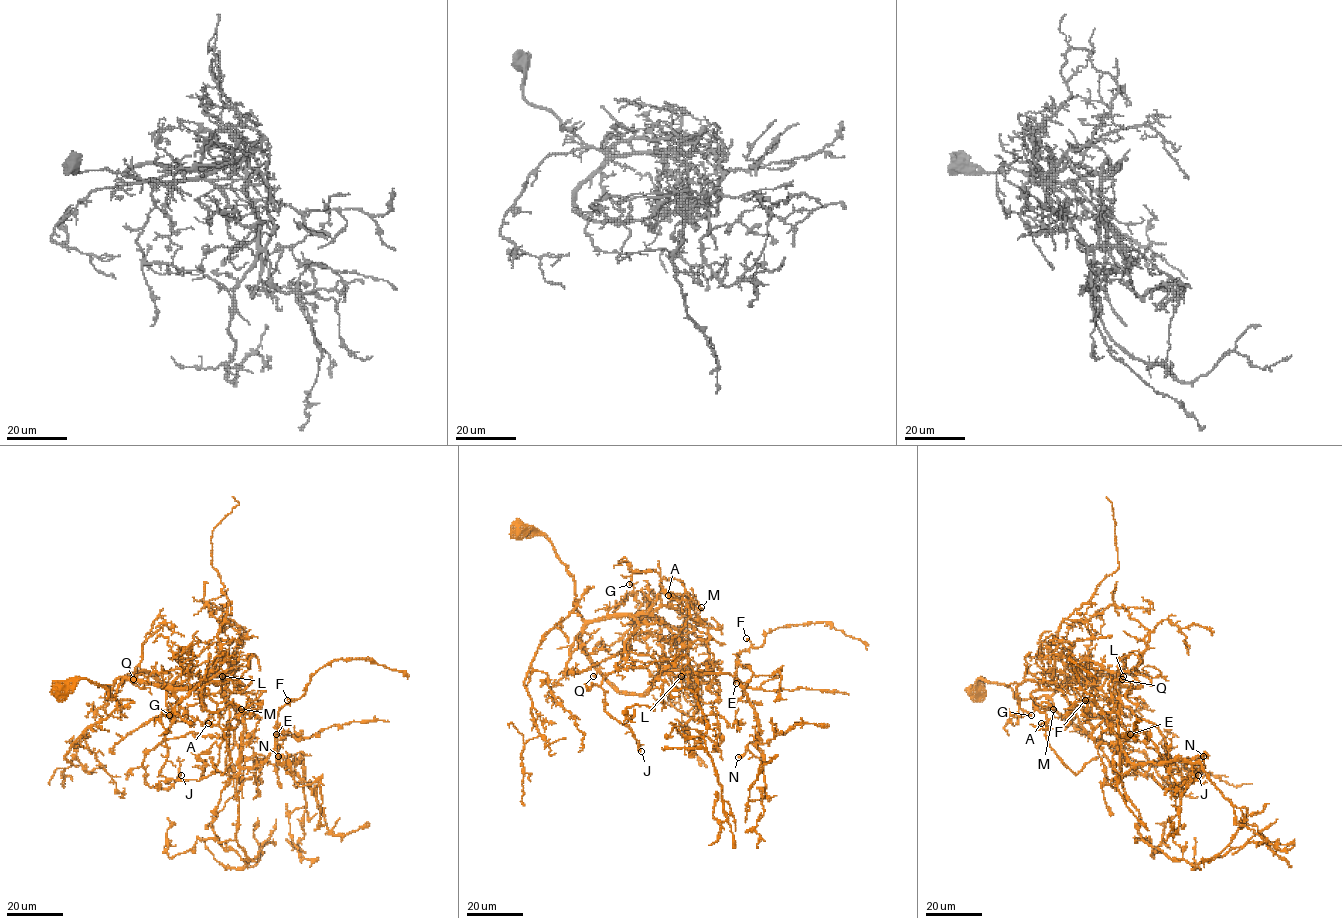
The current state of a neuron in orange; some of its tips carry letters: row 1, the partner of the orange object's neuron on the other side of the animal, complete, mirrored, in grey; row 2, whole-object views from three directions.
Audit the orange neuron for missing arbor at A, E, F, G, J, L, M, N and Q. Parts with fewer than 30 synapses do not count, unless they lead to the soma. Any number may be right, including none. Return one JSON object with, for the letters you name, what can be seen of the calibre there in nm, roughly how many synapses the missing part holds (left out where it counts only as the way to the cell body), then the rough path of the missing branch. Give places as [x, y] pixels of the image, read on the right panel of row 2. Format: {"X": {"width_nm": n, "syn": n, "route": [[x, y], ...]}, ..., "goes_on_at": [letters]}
{"F": {"width_nm": 240, "syn": 35, "route": [[1085, 700], [1079, 700], [1068, 712], [1070, 717]]}, "goes_on_at": ["F"]}

